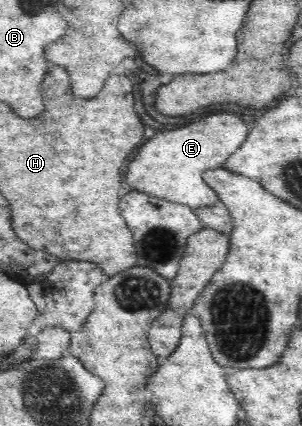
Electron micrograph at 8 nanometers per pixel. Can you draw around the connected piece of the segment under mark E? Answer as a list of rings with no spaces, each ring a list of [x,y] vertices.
[[[224,112],[206,115],[206,118],[186,128],[158,132],[138,150],[136,158],[128,164],[126,182],[140,192],[178,202],[194,210],[201,206],[218,204],[221,201],[218,193],[208,186],[203,174],[207,170],[222,167],[230,154],[242,146],[248,132],[250,128],[240,116]]]

